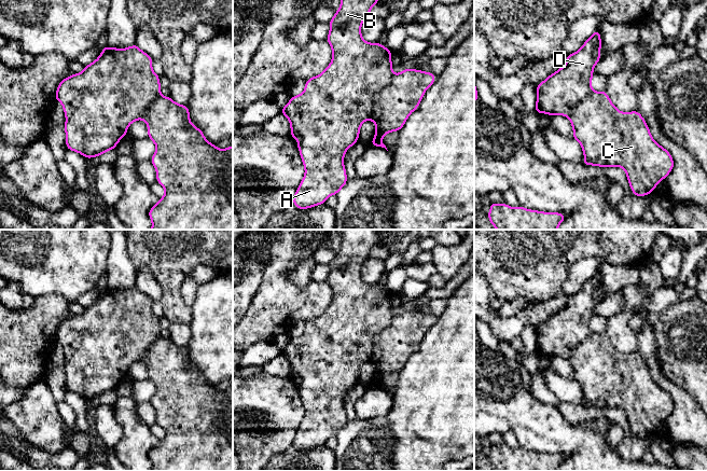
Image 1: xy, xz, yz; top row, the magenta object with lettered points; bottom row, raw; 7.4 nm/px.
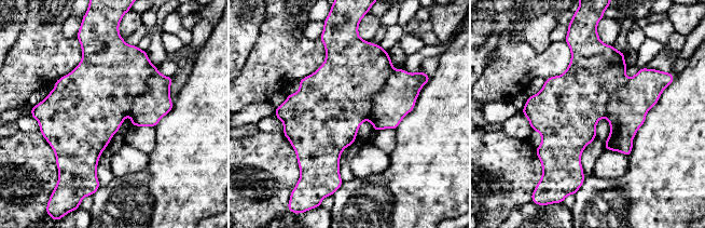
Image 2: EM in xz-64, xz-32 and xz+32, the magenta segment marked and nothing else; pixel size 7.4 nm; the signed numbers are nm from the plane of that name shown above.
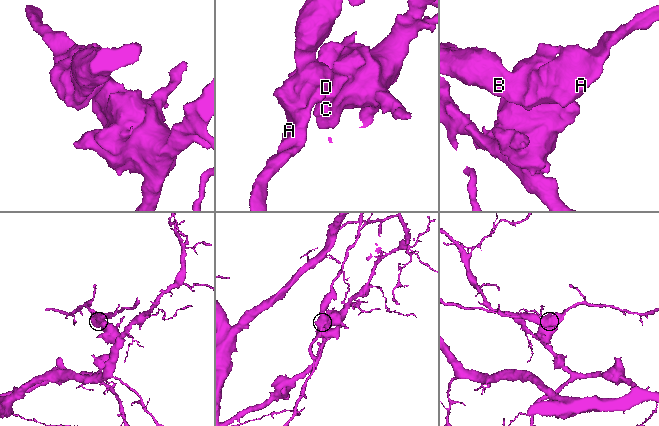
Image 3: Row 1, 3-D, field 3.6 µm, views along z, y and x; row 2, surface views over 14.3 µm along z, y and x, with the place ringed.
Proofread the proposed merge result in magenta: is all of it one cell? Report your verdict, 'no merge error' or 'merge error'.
no merge error

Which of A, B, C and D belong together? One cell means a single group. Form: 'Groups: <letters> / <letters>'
Groups: A B C D

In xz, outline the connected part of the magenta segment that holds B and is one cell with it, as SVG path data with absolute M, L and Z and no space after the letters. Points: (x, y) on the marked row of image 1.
M341 0L341 6L329 23L330 32L327 41L332 47L332 61L324 71L306 80L304 92L292 96L281 113L289 120L291 137L299 140L297 148L305 168L305 175L294 194L293 205L299 209L323 205L330 195L336 195L347 183L344 156L346 151L359 140L360 127L371 120L376 131L371 146L386 148L382 139L391 131L399 131L410 114L415 111L425 92L435 82L432 72L416 69L404 69L400 73L392 72L391 51L379 42L369 43L363 40L361 26L371 9L378 0Z

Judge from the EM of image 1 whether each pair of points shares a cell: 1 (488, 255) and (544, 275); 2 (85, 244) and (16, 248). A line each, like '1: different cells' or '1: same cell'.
1: same cell
2: same cell

